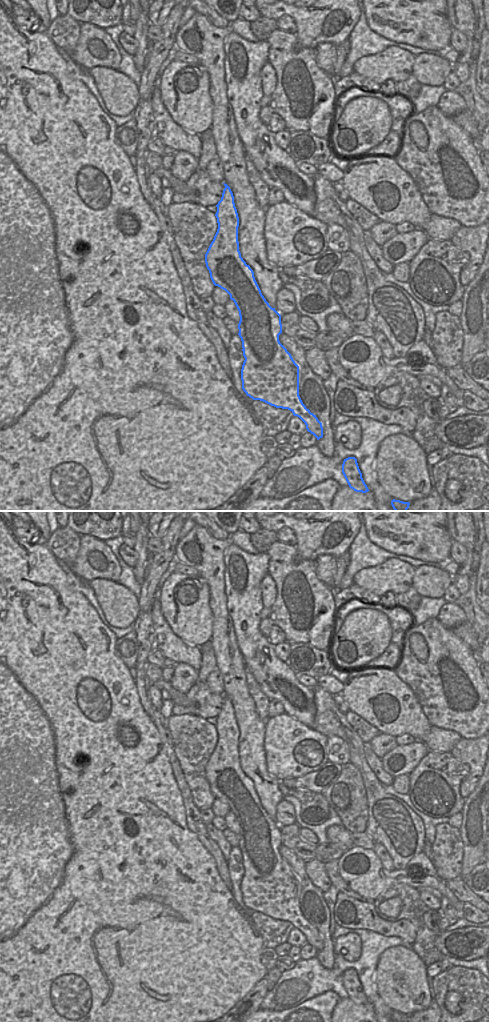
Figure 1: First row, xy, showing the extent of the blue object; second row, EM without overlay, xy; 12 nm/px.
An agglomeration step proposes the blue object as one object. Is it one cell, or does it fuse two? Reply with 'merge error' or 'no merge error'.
no merge error

